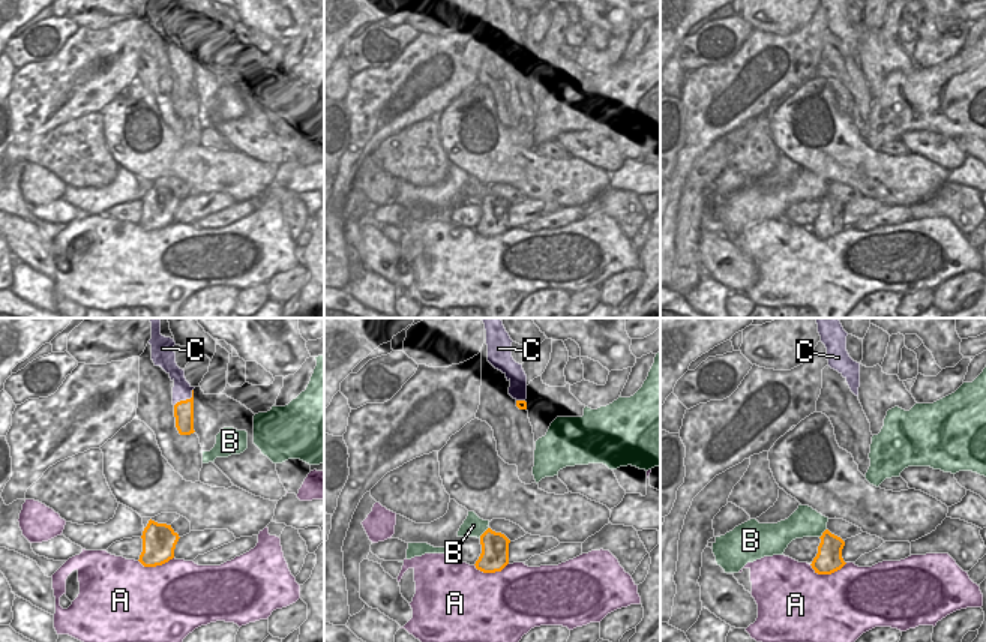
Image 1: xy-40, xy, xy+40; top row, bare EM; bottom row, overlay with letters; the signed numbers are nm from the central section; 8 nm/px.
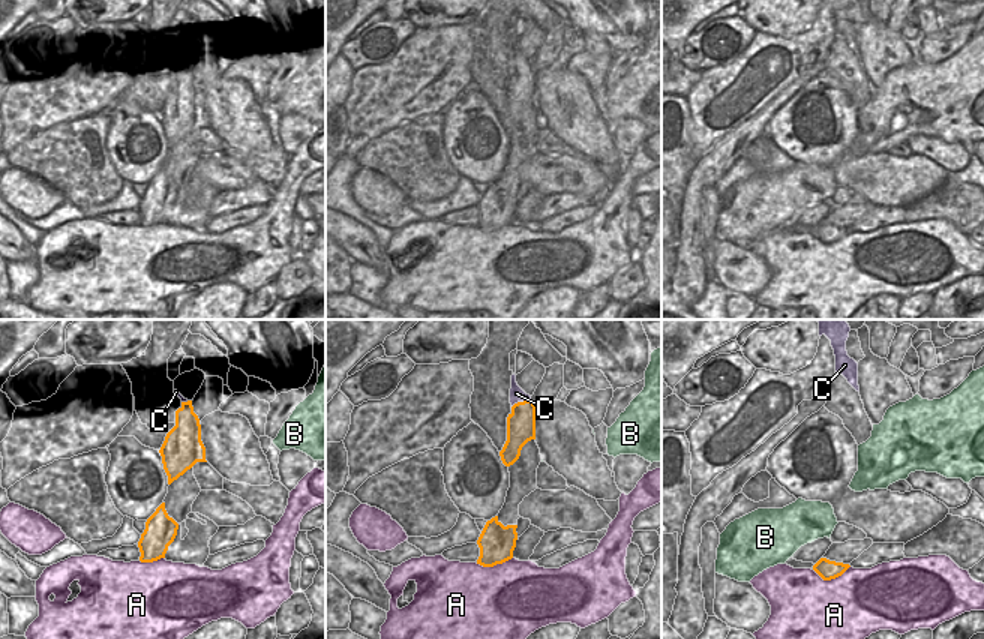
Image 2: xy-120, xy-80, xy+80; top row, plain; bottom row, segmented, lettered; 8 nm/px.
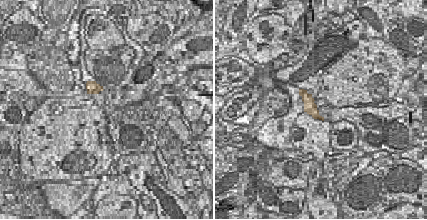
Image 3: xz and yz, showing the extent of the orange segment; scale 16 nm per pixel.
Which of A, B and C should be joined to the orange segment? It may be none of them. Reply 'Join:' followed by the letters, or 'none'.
Join: C

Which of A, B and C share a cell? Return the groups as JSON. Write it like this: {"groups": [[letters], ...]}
{"groups": [["A"], ["B"], ["C"]]}

